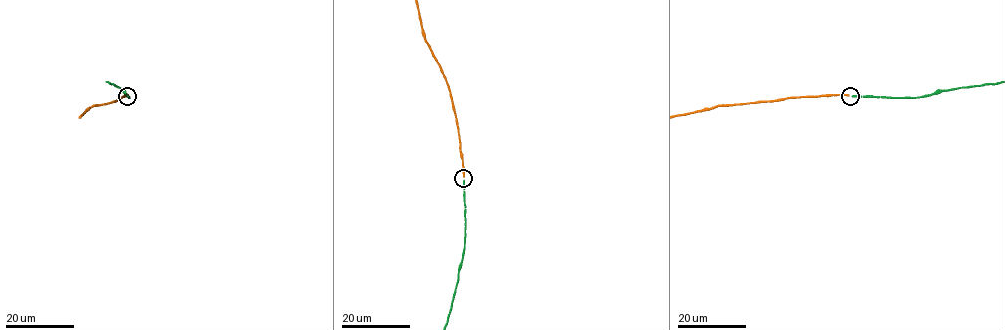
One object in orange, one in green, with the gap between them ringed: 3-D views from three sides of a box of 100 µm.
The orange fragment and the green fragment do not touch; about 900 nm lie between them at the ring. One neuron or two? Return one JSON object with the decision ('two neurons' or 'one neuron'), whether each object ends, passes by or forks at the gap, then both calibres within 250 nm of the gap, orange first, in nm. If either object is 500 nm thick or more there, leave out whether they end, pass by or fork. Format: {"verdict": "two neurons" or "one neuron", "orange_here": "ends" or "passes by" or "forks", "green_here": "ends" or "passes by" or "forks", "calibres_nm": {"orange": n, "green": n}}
{"verdict": "one neuron", "orange_here": "ends", "green_here": "ends", "calibres_nm": {"orange": 260, "green": 260}}

